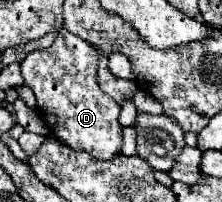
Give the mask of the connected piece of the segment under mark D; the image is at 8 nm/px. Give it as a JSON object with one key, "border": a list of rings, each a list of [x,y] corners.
{"border":[[[62,29],[48,49],[28,53],[20,67],[24,83],[32,87],[36,95],[38,113],[44,117],[50,133],[54,133],[66,147],[90,153],[100,161],[122,155],[124,127],[118,123],[120,105],[108,93],[102,93],[96,77],[98,51],[88,41]]]}

